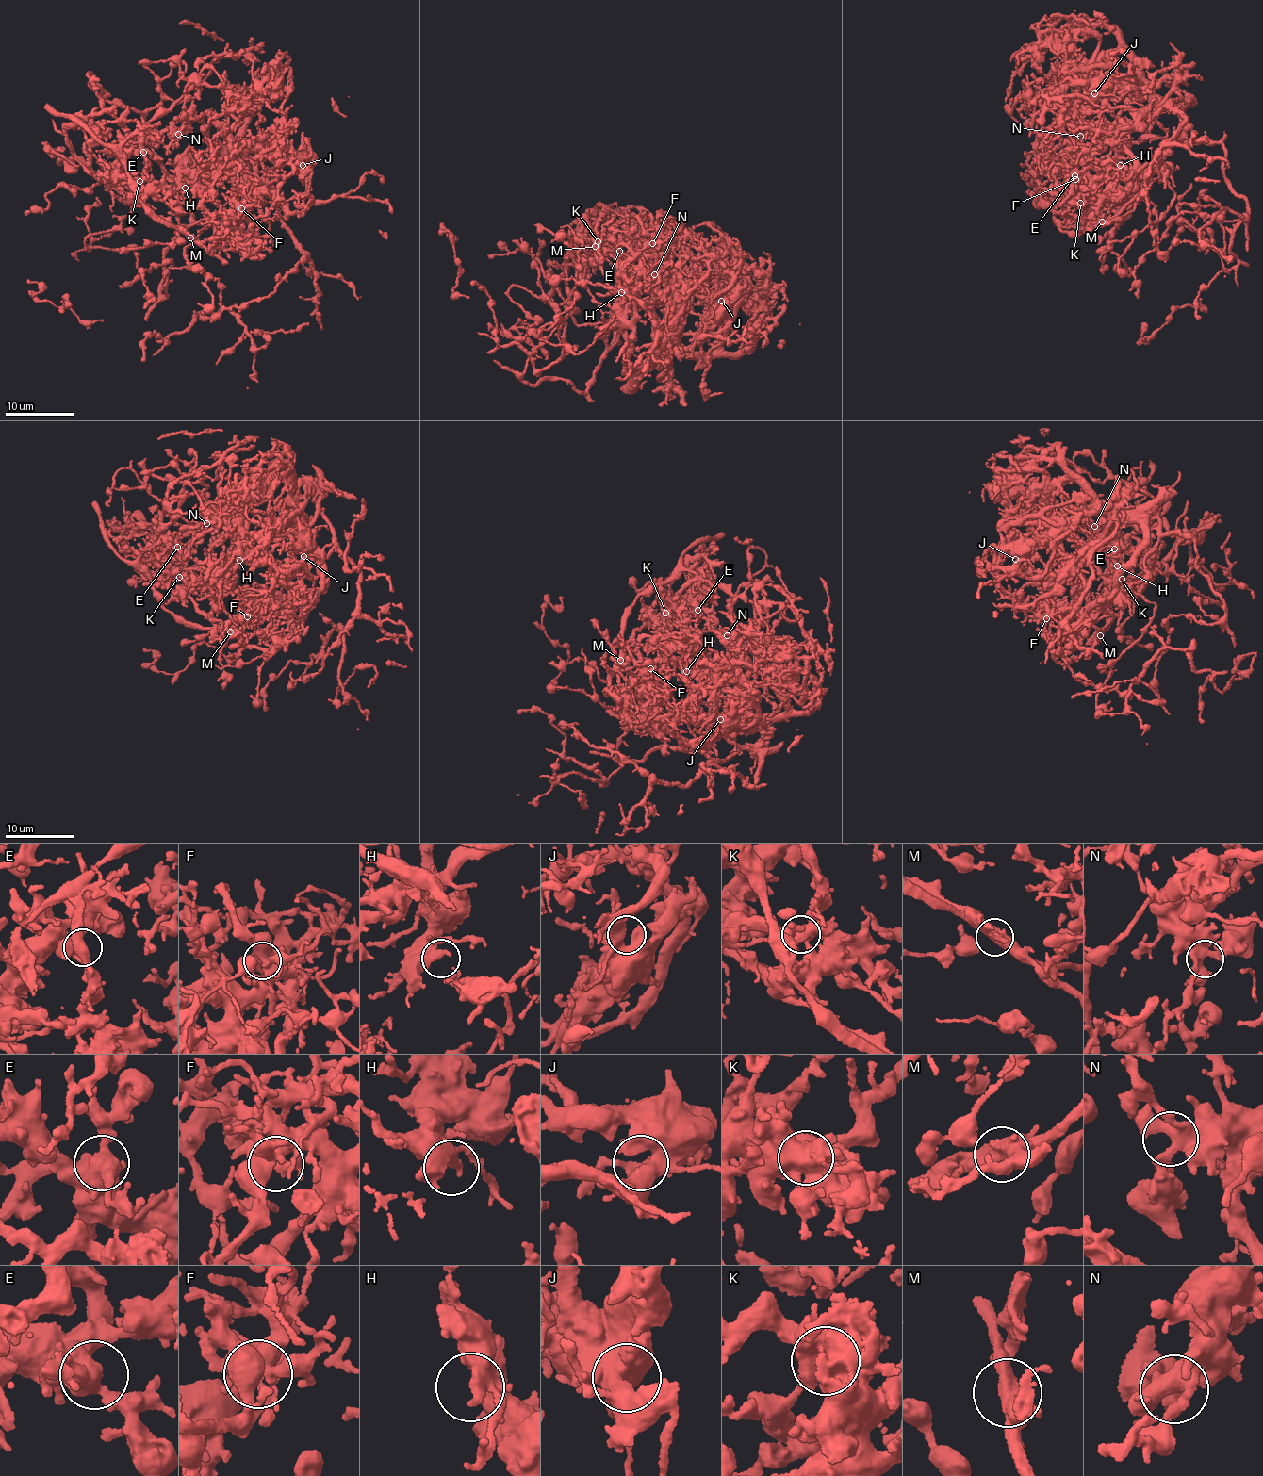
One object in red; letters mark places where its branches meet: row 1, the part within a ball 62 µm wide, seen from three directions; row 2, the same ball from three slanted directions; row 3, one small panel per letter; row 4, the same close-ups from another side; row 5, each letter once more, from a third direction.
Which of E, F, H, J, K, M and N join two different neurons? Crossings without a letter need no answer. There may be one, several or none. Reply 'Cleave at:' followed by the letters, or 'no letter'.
Cleave at: K, M

